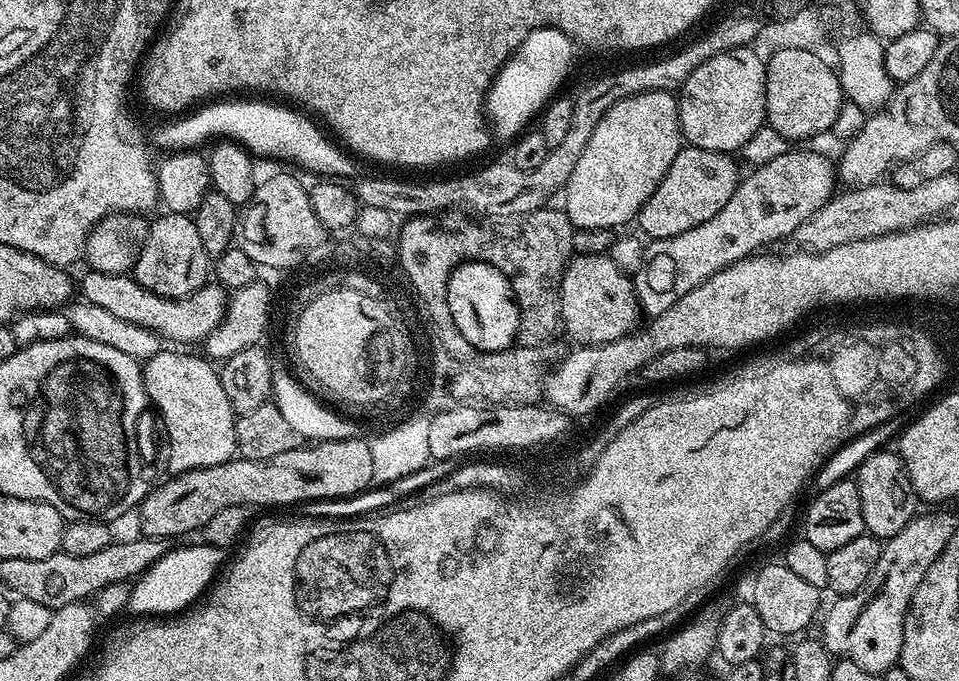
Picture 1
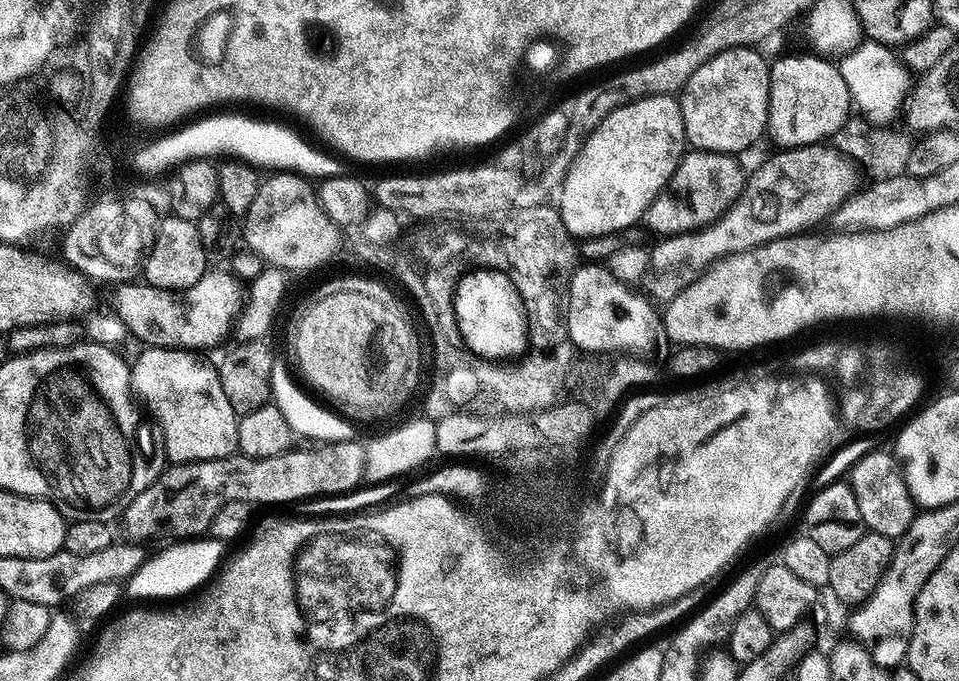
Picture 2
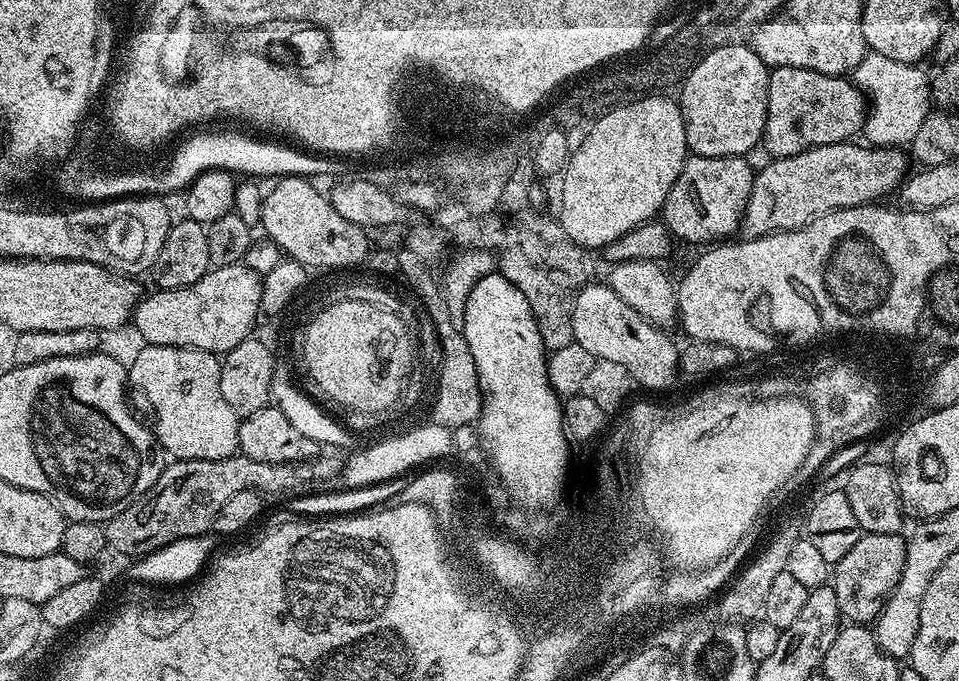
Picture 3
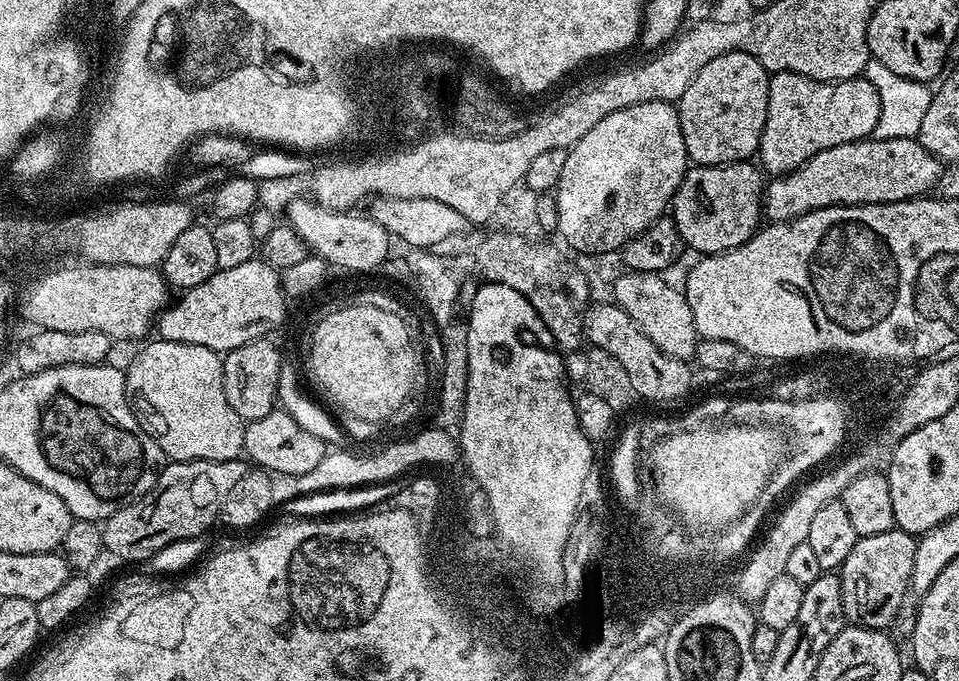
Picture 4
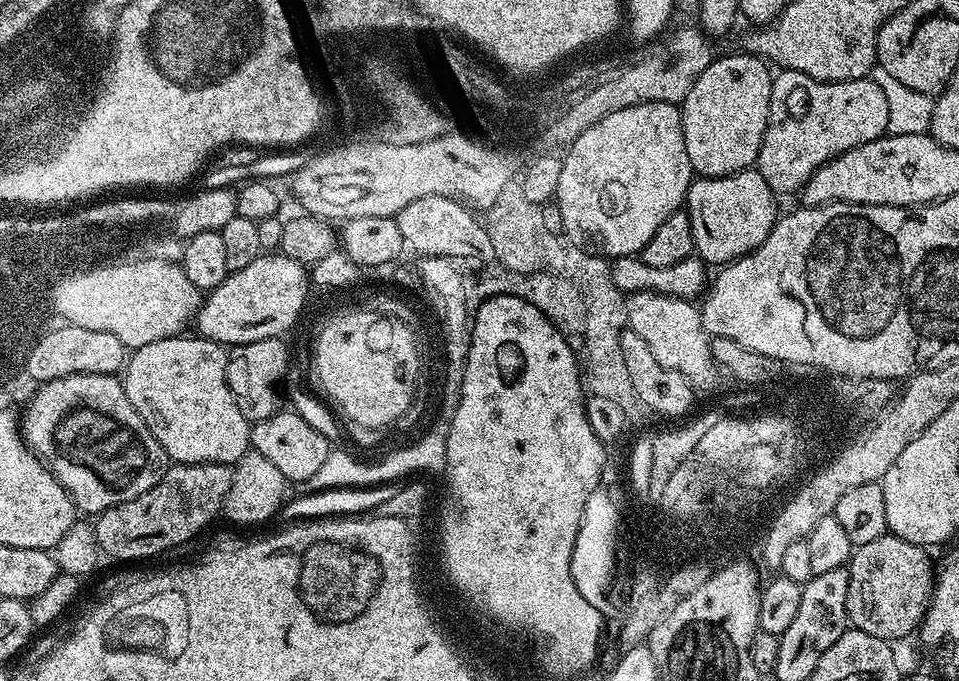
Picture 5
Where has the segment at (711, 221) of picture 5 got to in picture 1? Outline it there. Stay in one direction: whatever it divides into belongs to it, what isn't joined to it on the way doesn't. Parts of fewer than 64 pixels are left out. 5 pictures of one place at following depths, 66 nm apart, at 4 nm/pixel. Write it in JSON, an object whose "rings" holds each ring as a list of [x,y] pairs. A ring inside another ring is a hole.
{"rings":[[[681,147],[654,194],[650,194],[648,201],[640,207],[639,231],[652,240],[661,240],[674,238],[694,226],[702,226],[702,222],[710,222],[710,218],[714,218],[714,214],[718,214],[718,210],[722,210],[736,193],[738,175],[732,160],[735,159],[723,152]]]}

